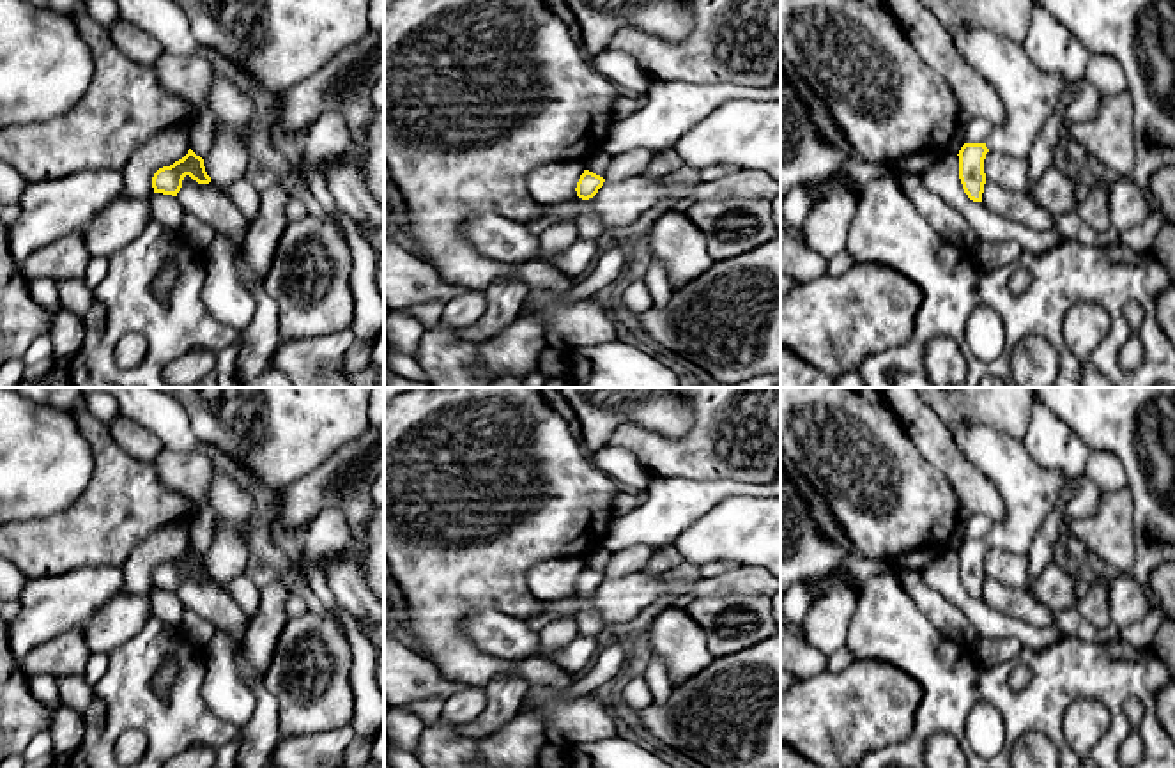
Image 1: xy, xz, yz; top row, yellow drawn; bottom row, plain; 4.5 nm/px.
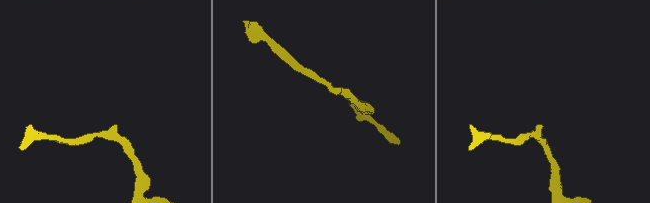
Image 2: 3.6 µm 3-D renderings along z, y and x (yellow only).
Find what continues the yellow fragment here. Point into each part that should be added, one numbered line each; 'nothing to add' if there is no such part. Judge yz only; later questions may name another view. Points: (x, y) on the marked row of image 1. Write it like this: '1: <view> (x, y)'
1: yz (1030, 96)

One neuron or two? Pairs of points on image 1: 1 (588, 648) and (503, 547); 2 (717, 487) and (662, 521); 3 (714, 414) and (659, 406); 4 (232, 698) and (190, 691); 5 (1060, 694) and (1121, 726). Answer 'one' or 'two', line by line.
1: two
2: one
3: two
4: two
5: one

